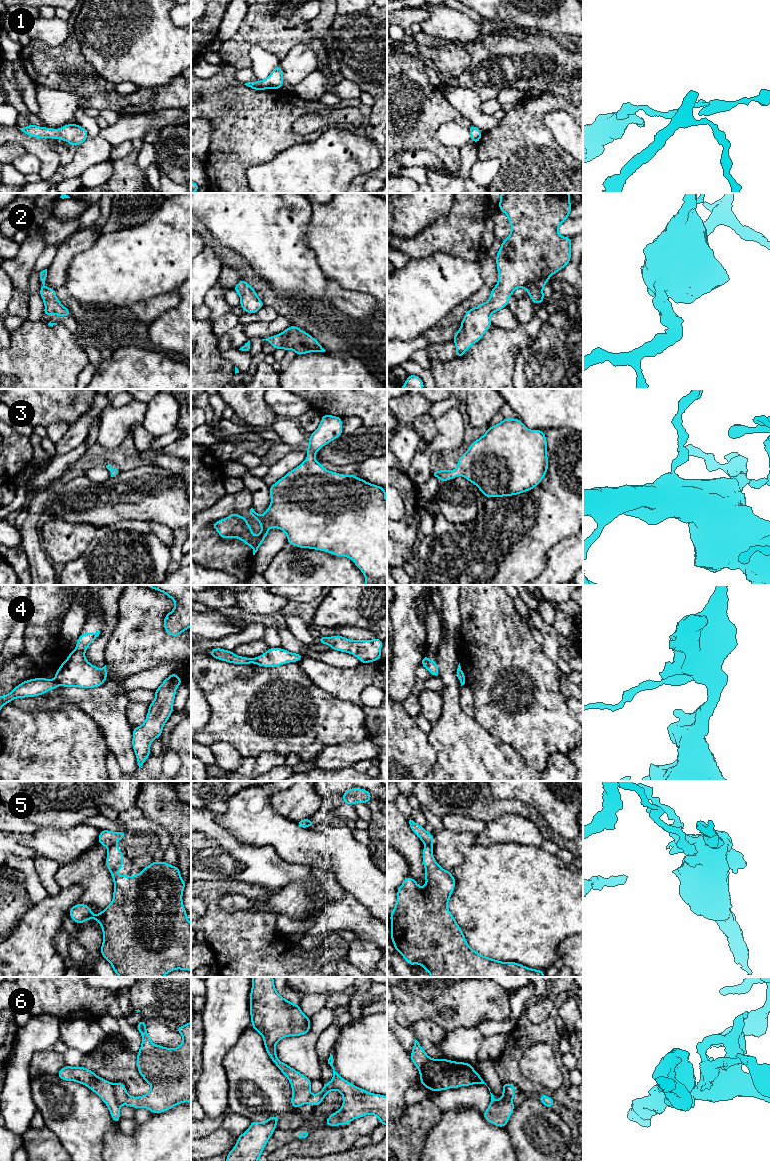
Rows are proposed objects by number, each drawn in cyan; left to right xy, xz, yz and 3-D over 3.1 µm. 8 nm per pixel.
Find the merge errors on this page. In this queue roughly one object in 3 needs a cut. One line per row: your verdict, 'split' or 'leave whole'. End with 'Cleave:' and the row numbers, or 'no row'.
1: leave whole
2: leave whole
3: leave whole
4: split
5: split
6: split
Cleave: 4, 5, 6

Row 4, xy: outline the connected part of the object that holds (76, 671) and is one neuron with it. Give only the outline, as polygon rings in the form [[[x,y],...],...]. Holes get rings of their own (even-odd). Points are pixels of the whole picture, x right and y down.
[[[83,633],[79,636],[75,650],[71,652],[57,672],[55,679],[60,686],[95,688],[101,686],[108,674],[106,665],[101,669],[89,663],[85,658],[85,651],[89,645],[99,636],[95,633]]]

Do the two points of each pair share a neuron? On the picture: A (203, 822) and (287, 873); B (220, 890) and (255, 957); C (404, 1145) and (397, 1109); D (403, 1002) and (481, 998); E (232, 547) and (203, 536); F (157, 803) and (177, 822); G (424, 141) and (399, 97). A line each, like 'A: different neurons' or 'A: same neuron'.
A: same neuron
B: same neuron
C: different neurons
D: same neuron
E: same neuron
F: same neuron
G: same neuron

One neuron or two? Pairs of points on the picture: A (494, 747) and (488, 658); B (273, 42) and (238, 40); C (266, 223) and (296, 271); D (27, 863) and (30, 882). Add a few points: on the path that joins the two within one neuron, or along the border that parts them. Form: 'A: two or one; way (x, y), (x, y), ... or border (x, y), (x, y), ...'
A: two; border (476, 720), (488, 732), (507, 743), (513, 749)
B: one; way (264, 40), (247, 40)
C: one; way (270, 235), (276, 250), (284, 259)
D: one; way (27, 868), (30, 877)

